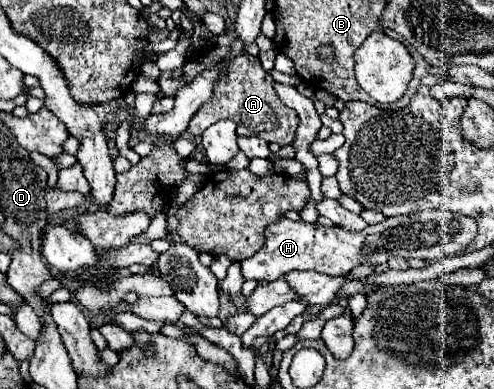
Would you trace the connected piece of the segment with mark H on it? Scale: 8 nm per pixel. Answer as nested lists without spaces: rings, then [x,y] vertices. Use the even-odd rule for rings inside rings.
[[[448,209],[420,211],[404,217],[386,217],[378,225],[370,225],[358,233],[342,229],[338,225],[324,227],[320,223],[304,223],[278,219],[266,227],[266,241],[260,251],[242,263],[244,279],[274,281],[288,271],[320,271],[324,275],[346,275],[360,263],[378,265],[388,257],[400,255],[404,259],[418,257],[424,261],[440,261],[460,255],[478,235],[478,223],[474,217],[454,213]]]

